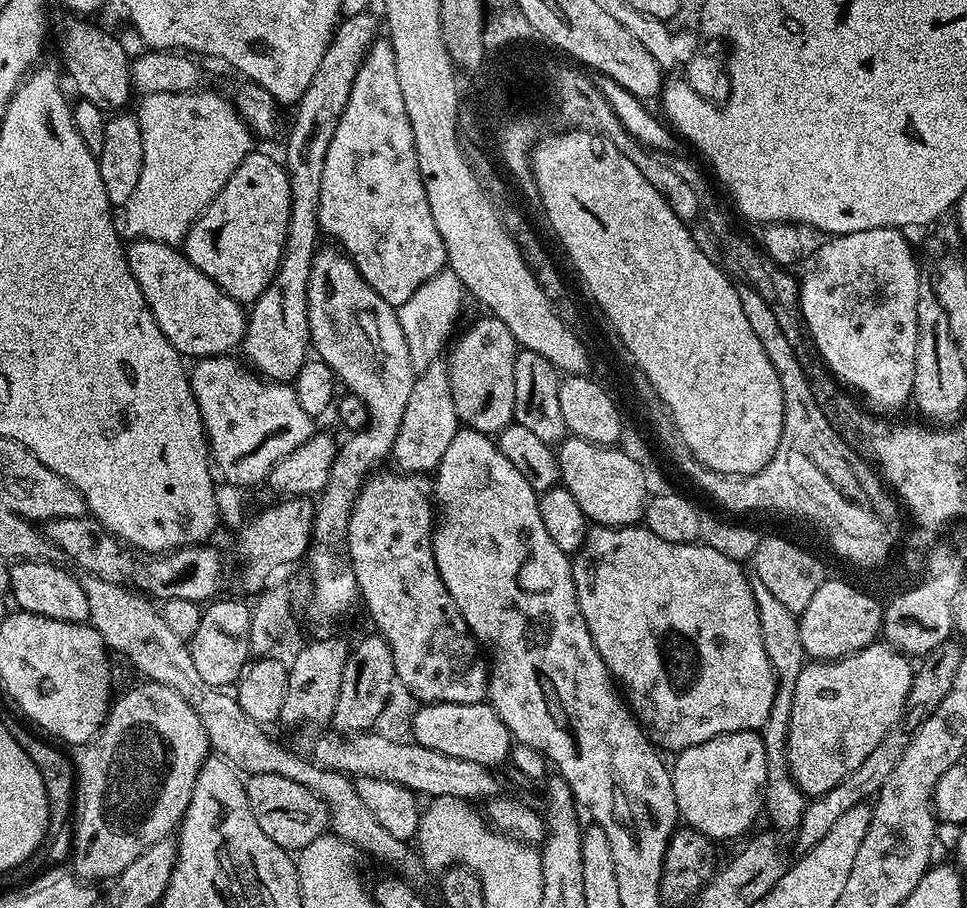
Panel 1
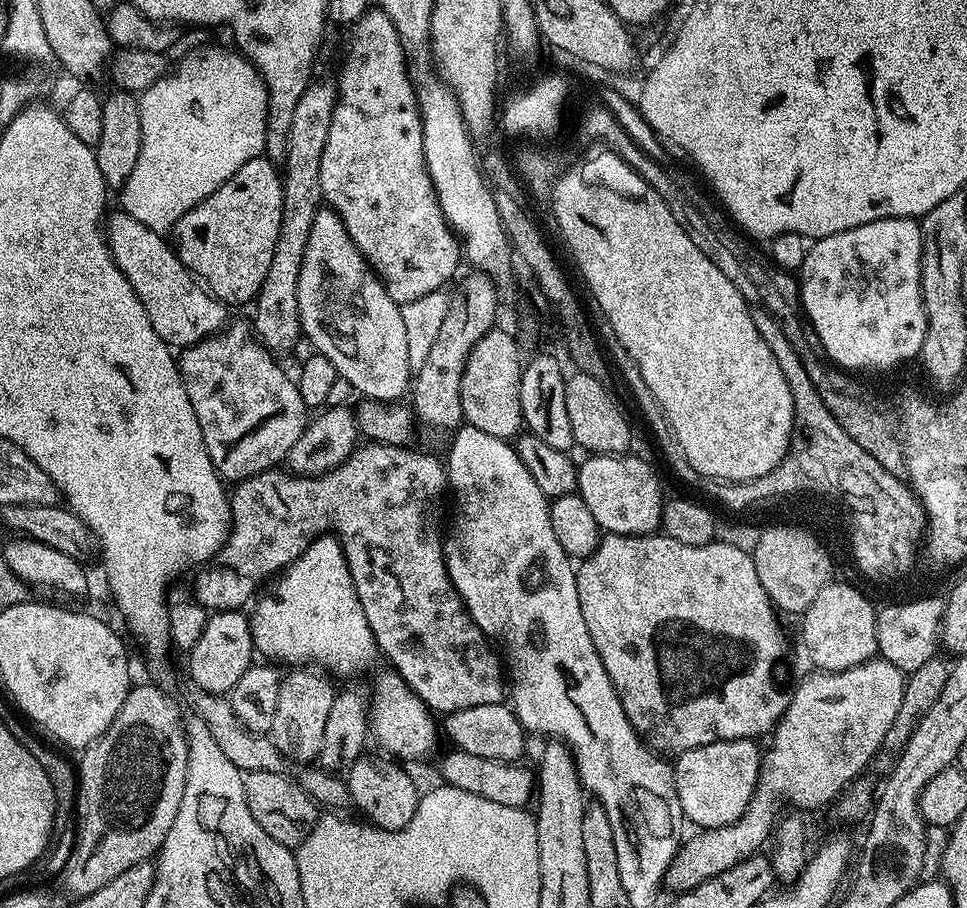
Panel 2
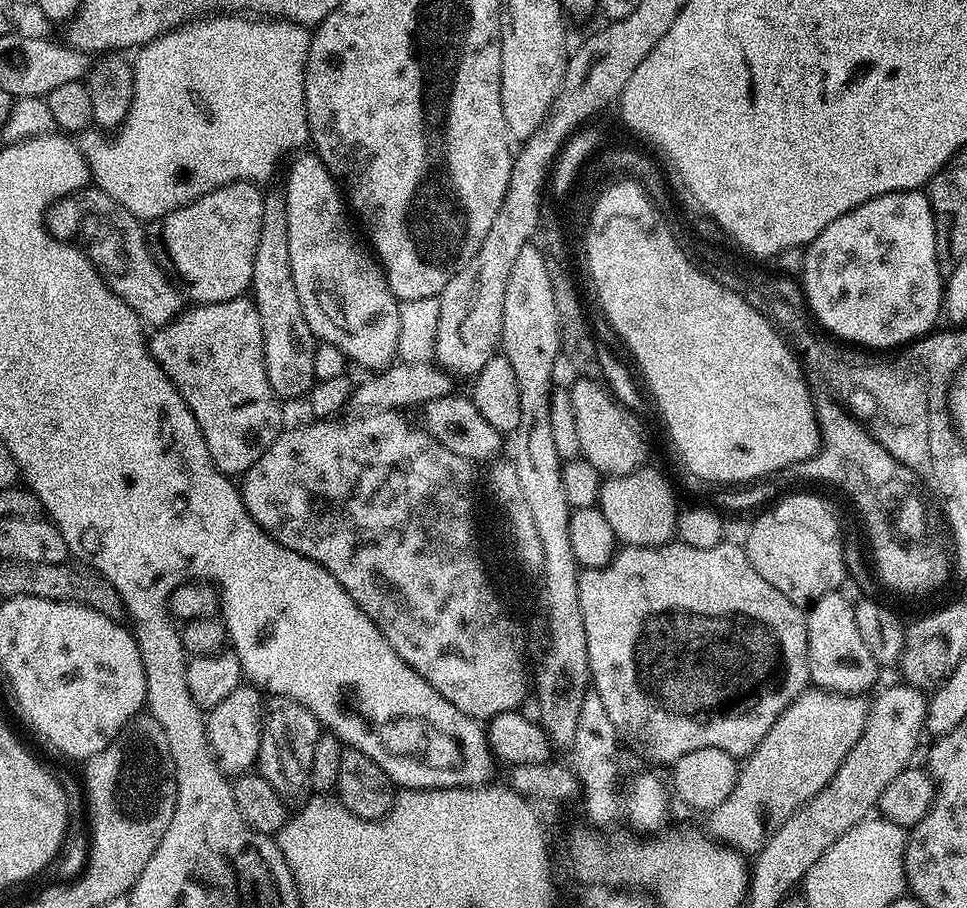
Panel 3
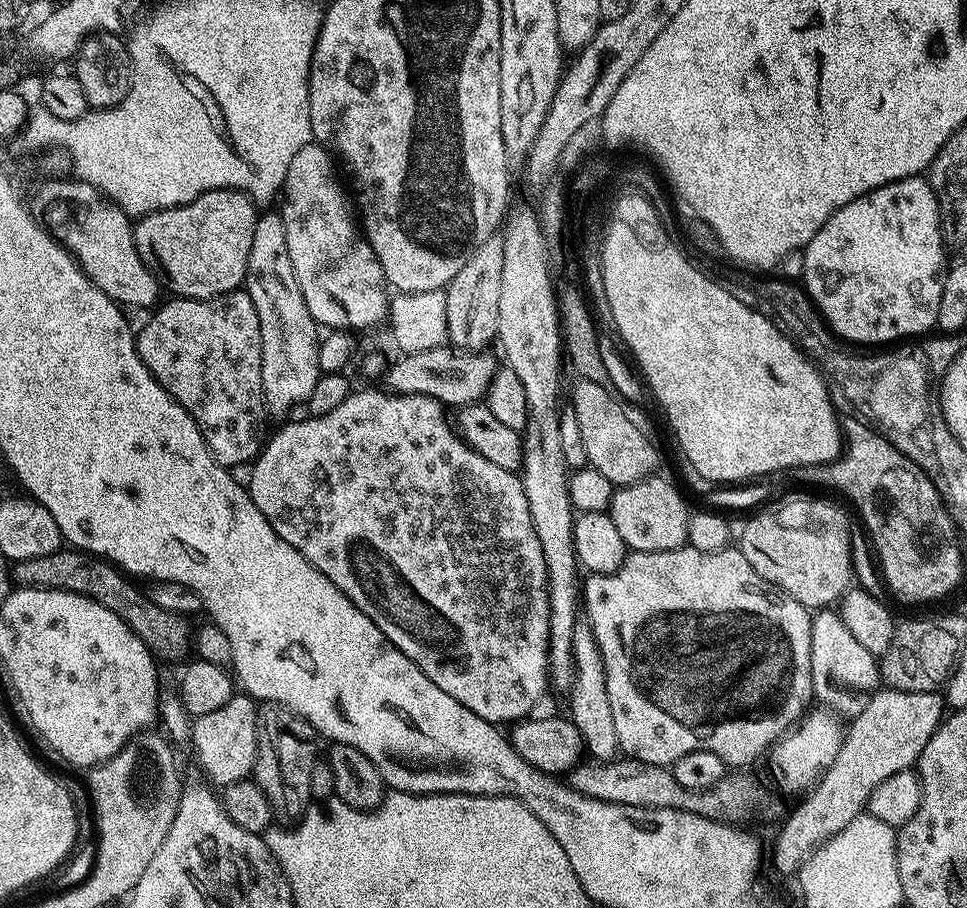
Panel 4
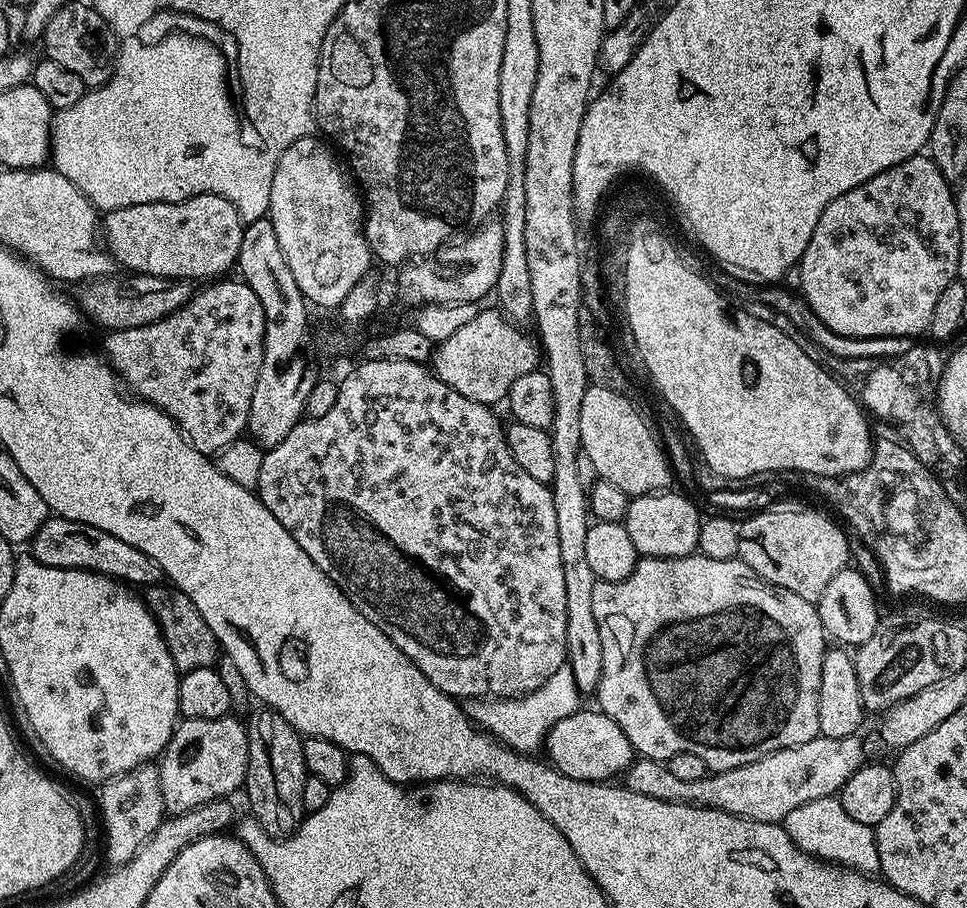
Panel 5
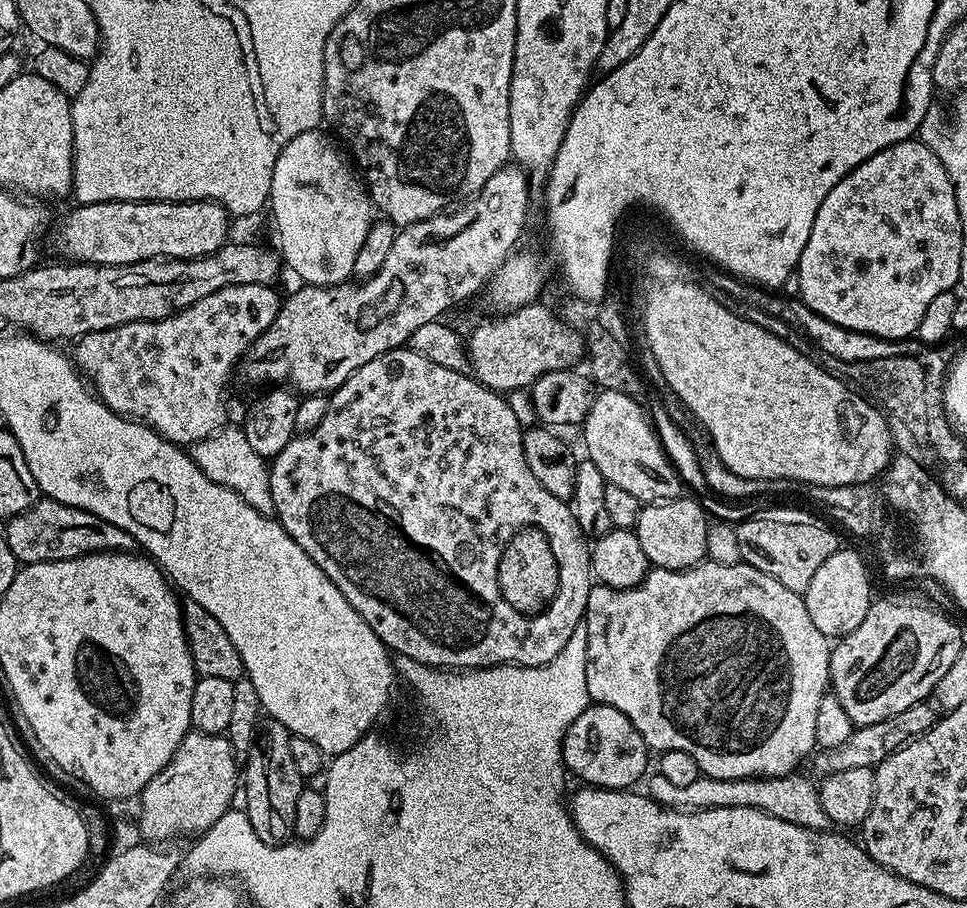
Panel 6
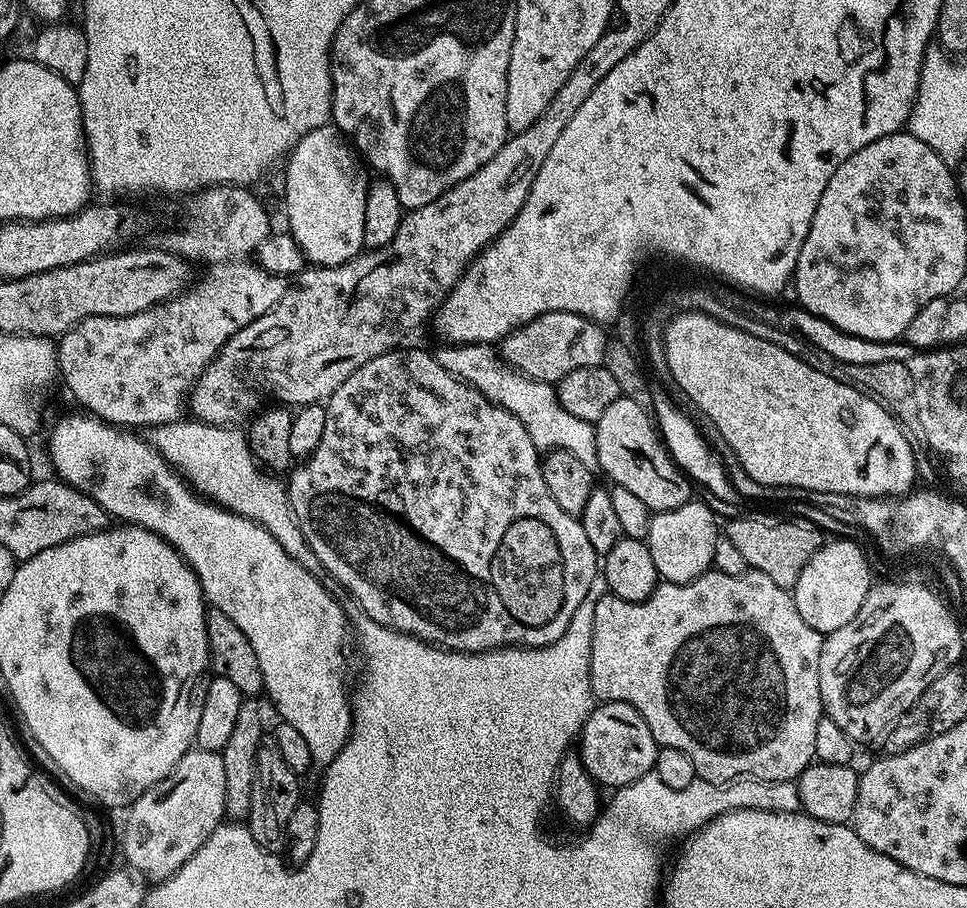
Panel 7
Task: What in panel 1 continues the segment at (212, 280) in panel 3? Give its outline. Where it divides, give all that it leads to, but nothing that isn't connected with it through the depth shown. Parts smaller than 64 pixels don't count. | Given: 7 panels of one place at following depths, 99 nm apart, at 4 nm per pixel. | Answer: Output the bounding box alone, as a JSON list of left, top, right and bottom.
[182,150,292,306]

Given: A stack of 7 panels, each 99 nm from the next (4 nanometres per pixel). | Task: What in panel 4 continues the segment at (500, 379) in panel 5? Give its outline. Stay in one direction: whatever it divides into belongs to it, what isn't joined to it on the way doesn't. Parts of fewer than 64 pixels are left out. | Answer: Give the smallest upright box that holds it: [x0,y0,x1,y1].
[388,347,498,408]

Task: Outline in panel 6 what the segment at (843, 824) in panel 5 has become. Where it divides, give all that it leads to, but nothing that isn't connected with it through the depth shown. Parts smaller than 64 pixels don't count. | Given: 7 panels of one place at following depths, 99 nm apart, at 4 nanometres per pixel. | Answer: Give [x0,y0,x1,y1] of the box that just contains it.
[646,774,830,829]

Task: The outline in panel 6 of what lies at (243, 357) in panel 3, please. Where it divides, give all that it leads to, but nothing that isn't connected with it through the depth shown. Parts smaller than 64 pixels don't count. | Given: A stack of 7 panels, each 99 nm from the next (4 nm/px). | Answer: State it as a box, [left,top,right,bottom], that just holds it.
[74,285,282,446]

